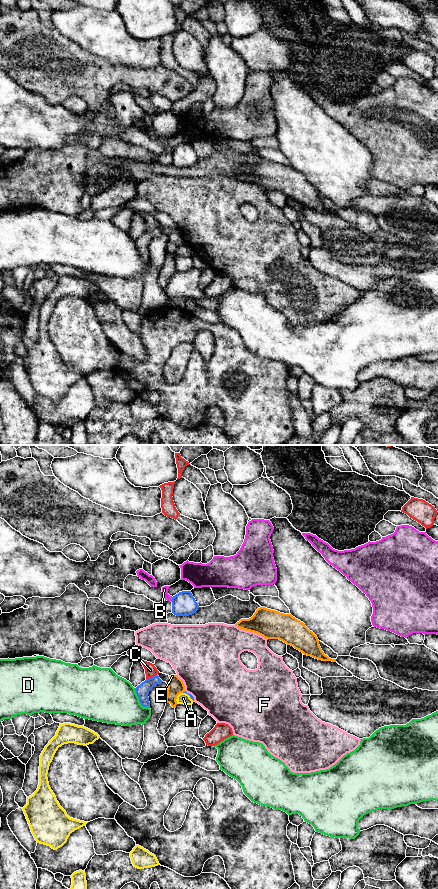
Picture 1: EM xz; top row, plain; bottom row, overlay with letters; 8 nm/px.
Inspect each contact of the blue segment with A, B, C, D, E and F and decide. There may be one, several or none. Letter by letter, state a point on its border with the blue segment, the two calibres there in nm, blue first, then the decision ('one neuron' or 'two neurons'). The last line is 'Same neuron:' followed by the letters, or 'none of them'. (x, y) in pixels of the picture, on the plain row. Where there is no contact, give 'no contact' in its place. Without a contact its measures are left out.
A: contact xz (189, 247); calibres 20 and 90 nm; two neurons
B: contact xz (172, 151); calibres 190 and 50 nm; two neurons
C: contact xz (152, 229); calibres 110 and 100 nm; two neurons
D: contact xz (139, 251); calibres 110 and 400 nm; two neurons
E: contact xz (183, 244); calibres 20 and 130 nm; two neurons
F: contact xz (191, 247); calibres 20 and 480 nm; two neurons
Same neuron: none of them

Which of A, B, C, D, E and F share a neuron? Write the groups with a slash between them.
A / B / C / D / E / F

